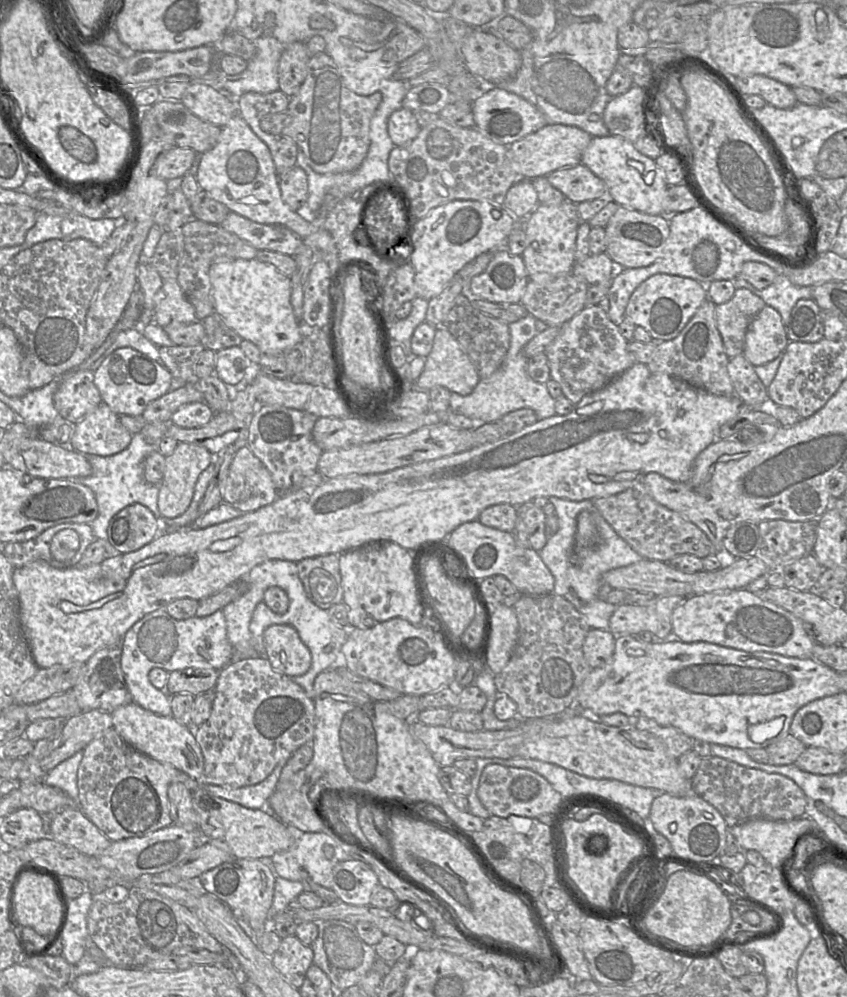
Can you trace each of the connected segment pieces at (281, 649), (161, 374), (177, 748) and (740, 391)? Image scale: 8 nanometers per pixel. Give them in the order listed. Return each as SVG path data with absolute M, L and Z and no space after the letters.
M273 624L263 634L265 656L274 670L288 677L304 675L311 666L311 653L297 630L286 624Z
M122 347L108 355L94 372L94 384L100 392L102 402L117 415L138 416L147 405L170 390L172 375L160 361L154 361L148 356L130 347Z
M134 701L114 710L111 718L113 728L128 745L162 764L186 773L193 779L202 780L204 757L192 727L180 724L172 716L163 717L146 710Z
M743 354L730 358L727 371L735 395L747 406L760 406L770 403L765 387L756 375L754 366Z

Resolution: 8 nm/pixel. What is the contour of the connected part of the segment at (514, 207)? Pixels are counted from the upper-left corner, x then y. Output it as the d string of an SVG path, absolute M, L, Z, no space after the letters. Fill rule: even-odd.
M523 178L514 183L504 198L504 208L518 220L526 219L539 204L538 195L531 180Z

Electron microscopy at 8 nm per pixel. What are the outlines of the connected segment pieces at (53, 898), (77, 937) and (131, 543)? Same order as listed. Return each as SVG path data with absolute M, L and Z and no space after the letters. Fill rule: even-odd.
M26 872L14 895L16 918L24 927L33 928L51 939L59 930L63 909L51 878Z
M88 891L69 900L67 921L61 937L62 956L73 966L88 952L88 912L93 902L94 895Z
M134 503L111 518L107 528L108 541L120 553L129 553L155 539L160 534L160 526L148 507Z

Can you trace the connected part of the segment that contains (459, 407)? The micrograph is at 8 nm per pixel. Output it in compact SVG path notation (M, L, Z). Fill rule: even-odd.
M527 314L518 321L508 324L510 345L501 366L488 378L480 379L474 390L466 396L451 392L449 410L462 414L476 423L491 423L504 415L522 408L532 409L538 420L554 416L555 399L549 394L544 383L533 381L527 373L528 358L524 355L525 345L535 337L536 318Z

